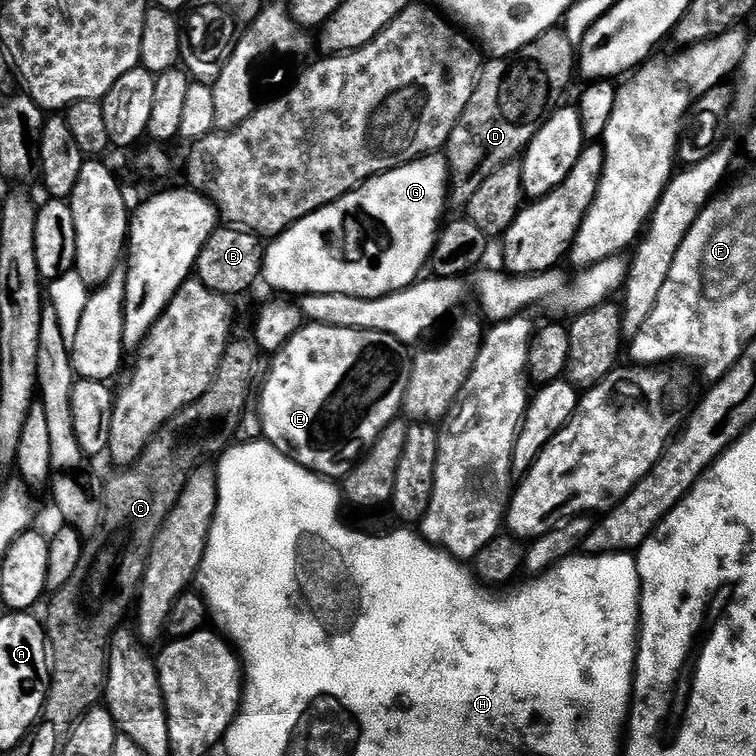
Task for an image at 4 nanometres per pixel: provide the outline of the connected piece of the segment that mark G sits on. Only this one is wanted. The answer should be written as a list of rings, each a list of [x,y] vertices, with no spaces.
[[[440,154],[421,156],[419,160],[404,164],[401,168],[370,178],[350,194],[302,218],[275,237],[266,248],[263,283],[277,288],[280,291],[277,293],[291,294],[296,298],[318,294],[382,298],[386,294],[409,288],[421,279],[423,272],[420,271],[432,259],[432,248],[445,219],[444,208],[446,209],[449,187],[448,162]]]

